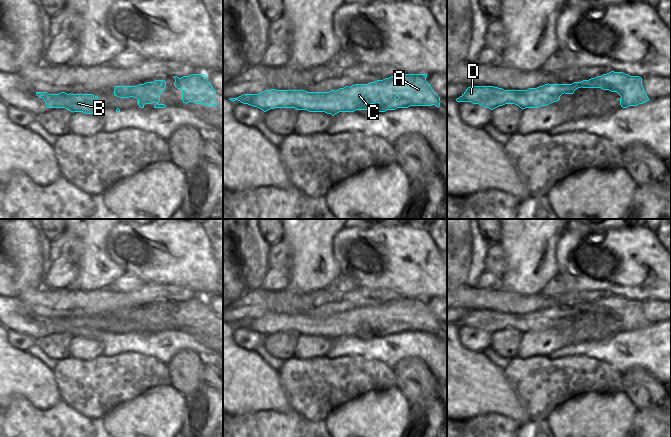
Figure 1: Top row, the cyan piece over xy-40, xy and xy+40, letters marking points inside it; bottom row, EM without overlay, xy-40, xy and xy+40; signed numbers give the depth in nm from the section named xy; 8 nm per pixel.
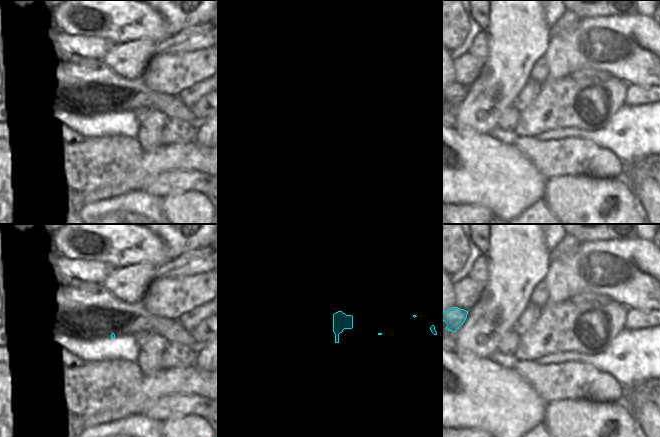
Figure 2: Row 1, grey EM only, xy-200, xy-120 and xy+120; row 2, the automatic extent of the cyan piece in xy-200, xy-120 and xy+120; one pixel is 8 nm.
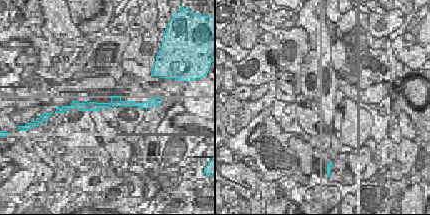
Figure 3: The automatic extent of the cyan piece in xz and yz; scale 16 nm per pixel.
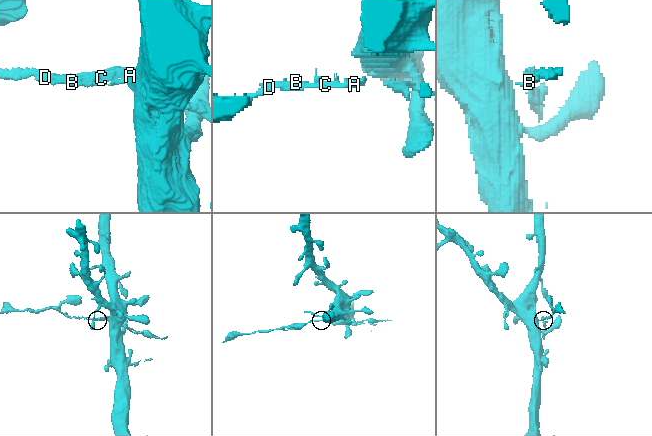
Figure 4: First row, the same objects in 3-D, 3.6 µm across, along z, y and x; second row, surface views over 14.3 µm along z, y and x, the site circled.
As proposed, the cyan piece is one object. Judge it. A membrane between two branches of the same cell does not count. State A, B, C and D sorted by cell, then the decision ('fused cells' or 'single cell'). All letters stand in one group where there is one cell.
A B C D; single cell

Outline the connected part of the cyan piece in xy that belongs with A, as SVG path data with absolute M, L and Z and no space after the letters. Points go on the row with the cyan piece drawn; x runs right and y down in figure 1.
M401 74L399 76L391 76L383 80L377 80L368 84L354 84L346 86L338 90L331 90L329 92L307 92L305 90L265 90L259 94L243 94L237 98L230 98L229 100L238 100L243 104L248 104L257 107L264 112L274 108L295 108L297 110L307 110L309 112L325 112L334 116L339 112L354 112L356 110L373 110L374 112L385 112L387 110L395 110L397 108L408 108L410 106L431 106L440 107L440 97L432 89L430 84L426 81L427 74Z

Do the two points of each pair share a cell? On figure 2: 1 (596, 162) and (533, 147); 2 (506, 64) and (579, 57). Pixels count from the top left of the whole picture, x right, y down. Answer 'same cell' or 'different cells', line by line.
1: same cell
2: different cells

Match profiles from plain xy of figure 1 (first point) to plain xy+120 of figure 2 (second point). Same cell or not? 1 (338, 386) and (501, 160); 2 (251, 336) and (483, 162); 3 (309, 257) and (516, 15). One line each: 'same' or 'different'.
1: different
2: different
3: same

